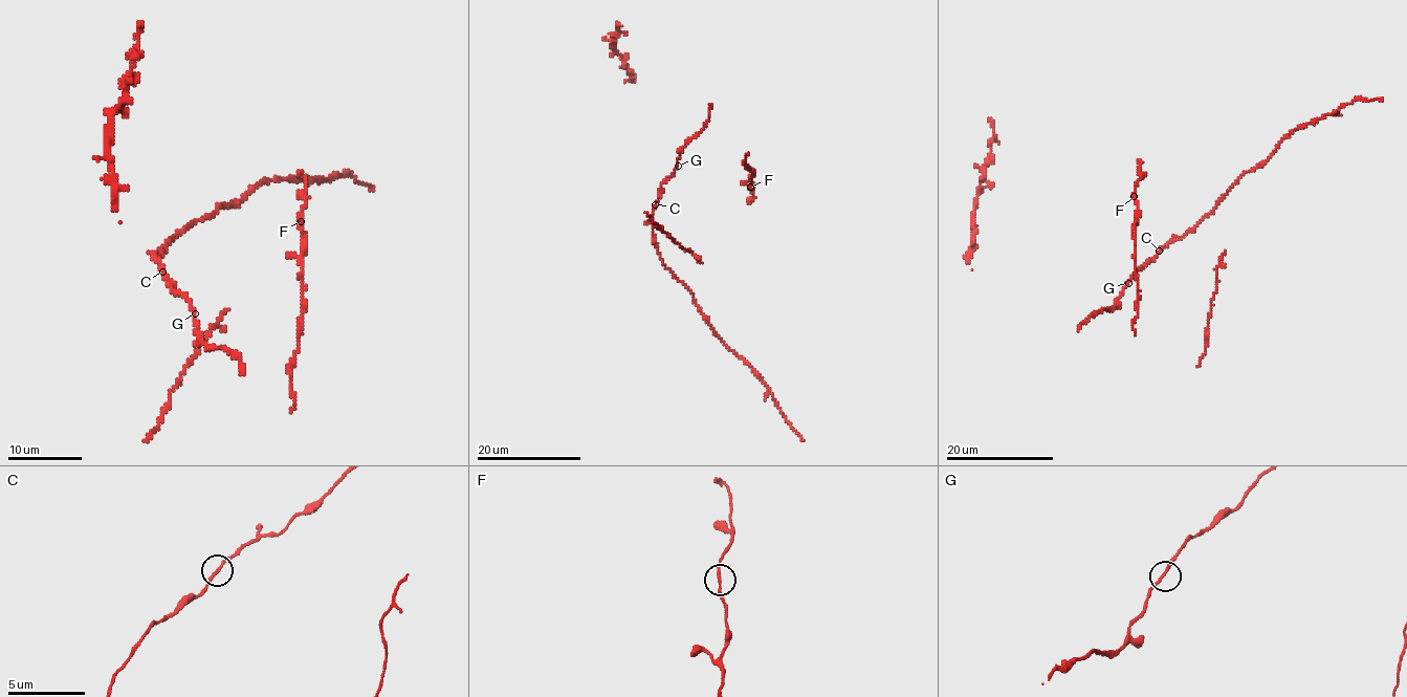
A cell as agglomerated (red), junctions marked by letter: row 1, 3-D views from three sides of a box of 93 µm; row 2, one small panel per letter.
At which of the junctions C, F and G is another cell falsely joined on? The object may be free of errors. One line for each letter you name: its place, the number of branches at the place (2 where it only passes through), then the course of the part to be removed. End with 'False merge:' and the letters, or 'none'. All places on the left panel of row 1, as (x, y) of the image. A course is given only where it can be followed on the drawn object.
False merge: none

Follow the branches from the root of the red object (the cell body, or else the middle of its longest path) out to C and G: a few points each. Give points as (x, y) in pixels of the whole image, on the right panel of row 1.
C: (1137, 270), (1159, 251)
G: (1137, 270), (1128, 283)

